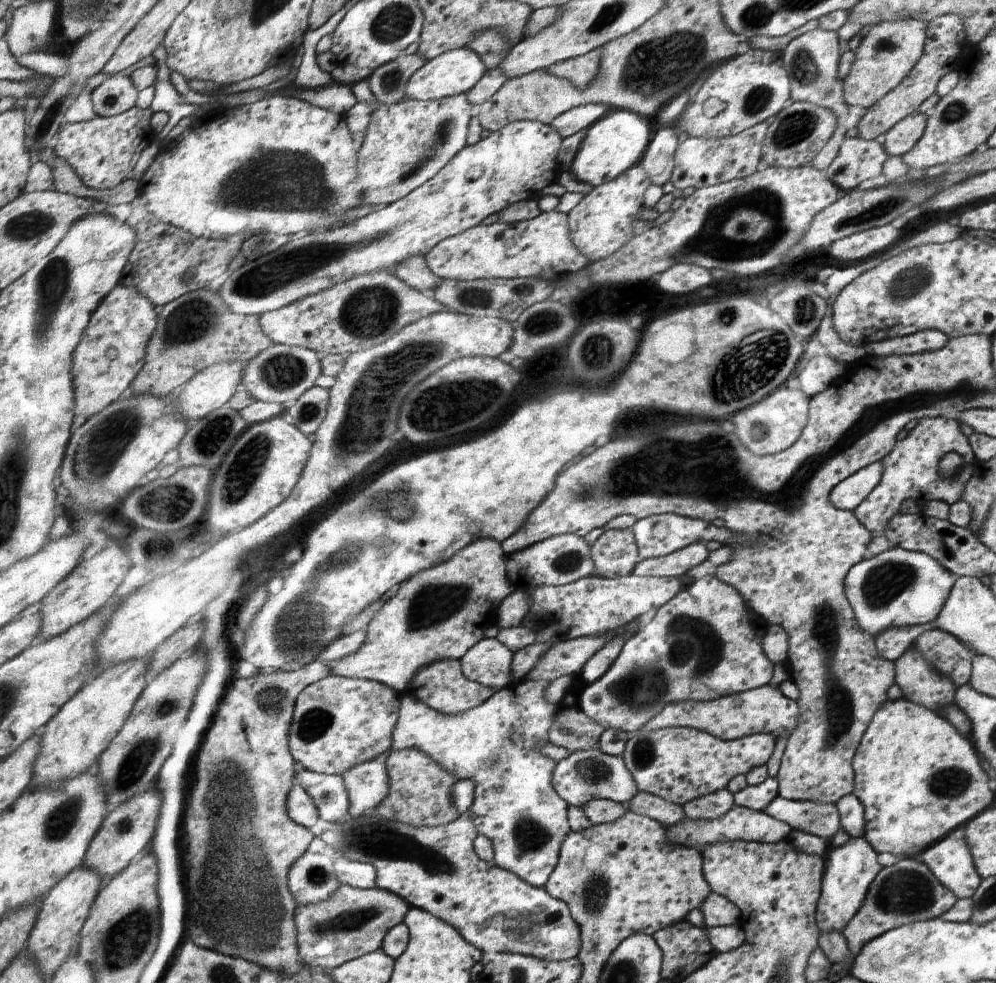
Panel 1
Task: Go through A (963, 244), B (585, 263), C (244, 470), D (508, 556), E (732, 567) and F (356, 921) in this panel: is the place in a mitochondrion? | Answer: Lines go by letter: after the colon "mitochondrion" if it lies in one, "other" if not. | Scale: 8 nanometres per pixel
A: other
B: other
C: mitochondrion
D: other
E: other
F: mitochondrion

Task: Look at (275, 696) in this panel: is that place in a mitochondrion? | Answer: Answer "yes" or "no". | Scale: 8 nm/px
yes

